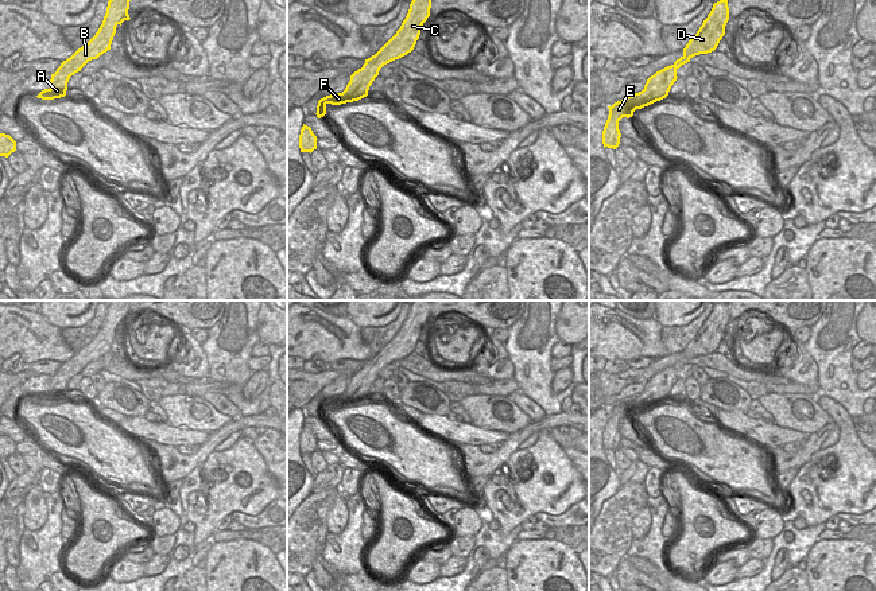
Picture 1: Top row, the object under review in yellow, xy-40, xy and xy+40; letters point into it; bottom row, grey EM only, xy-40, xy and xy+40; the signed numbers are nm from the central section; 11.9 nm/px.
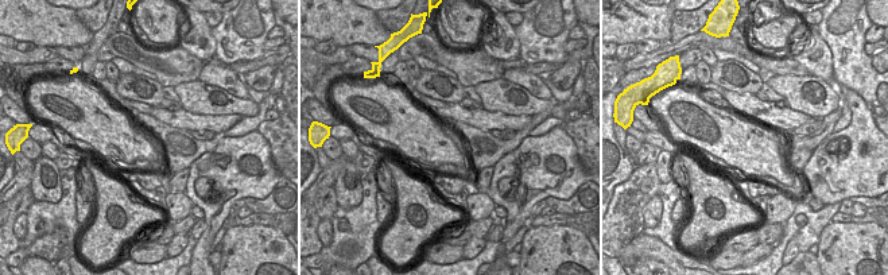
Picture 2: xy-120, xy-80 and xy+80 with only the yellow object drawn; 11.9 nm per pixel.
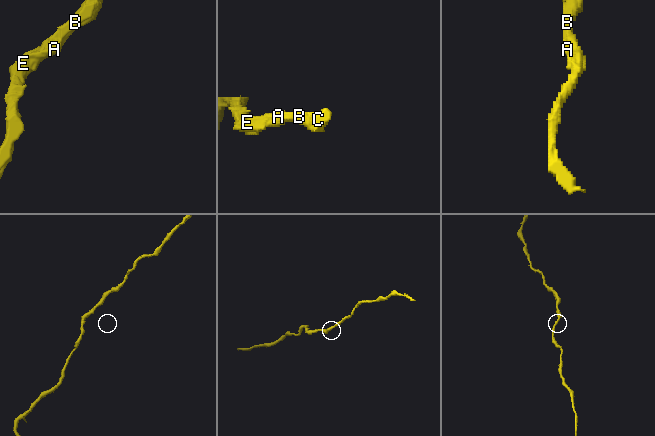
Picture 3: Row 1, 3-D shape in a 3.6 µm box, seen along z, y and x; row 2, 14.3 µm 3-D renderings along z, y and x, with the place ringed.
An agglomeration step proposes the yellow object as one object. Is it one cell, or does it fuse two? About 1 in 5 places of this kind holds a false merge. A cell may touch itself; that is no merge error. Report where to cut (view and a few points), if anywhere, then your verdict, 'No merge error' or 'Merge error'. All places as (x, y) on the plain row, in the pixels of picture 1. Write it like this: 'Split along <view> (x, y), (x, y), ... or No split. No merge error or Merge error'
No split. No merge error

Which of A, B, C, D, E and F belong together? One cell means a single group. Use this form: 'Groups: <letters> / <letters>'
Groups: A B C D E F

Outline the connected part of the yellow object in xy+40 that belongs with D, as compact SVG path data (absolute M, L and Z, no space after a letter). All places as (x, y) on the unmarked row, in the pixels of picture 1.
M720 302L713 306L713 310L697 335L689 342L683 350L683 357L677 361L671 368L667 368L654 377L651 377L644 390L639 394L628 397L621 403L615 404L609 409L609 417L602 432L604 450L616 451L620 446L619 423L623 419L632 419L636 411L648 408L668 397L668 393L677 382L677 372L690 363L690 361L699 355L708 355L717 350L720 342L725 337L725 327L729 322L728 302Z

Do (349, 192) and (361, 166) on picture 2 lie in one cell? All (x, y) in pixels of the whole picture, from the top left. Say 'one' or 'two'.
two

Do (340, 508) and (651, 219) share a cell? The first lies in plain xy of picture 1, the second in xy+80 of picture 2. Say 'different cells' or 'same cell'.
same cell

